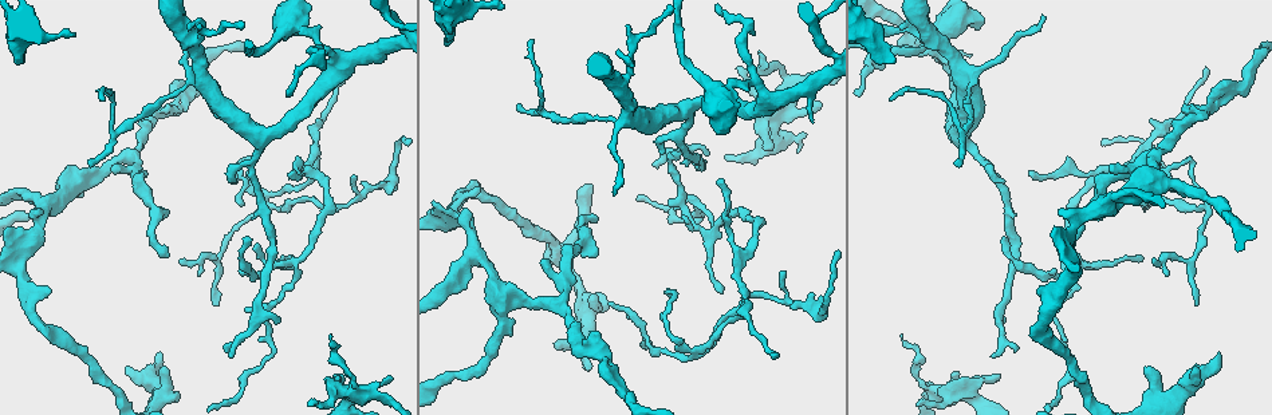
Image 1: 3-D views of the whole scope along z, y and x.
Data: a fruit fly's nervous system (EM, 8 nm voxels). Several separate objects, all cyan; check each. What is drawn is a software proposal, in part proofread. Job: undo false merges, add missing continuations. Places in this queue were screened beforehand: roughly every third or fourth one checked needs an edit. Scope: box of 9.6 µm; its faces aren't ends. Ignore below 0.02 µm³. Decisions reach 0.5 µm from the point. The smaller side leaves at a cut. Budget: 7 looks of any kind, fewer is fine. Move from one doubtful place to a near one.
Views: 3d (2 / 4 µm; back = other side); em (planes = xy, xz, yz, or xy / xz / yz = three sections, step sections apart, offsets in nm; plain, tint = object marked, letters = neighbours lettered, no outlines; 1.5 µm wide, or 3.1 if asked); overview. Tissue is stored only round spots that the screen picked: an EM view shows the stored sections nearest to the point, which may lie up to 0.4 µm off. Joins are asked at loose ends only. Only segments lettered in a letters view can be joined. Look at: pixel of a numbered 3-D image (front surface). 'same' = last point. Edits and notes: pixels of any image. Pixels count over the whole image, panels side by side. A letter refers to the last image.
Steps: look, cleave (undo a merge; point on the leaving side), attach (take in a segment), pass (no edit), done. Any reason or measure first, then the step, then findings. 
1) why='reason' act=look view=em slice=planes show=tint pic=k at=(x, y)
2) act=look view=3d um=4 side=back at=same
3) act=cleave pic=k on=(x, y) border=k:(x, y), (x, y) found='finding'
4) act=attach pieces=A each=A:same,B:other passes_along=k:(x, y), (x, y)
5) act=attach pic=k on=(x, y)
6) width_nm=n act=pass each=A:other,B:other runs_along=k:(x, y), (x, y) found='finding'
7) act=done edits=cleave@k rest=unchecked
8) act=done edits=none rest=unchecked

why='branch stops here' act=look view=em slice=planes show=letters pic=1 at=(335, 373)

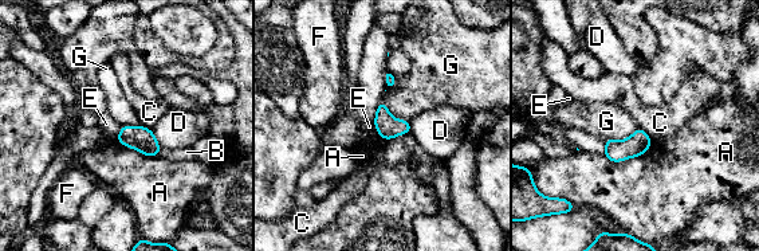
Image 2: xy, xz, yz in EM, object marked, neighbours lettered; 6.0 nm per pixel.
width_nm=140 act=pass each=A:other,B:other,C:other,D:other,E:other,F:other,G:other found='none of them fits'

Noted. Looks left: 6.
why='branch point' act=look view=em slice=planes show=letters pic=1 at=(299, 28)

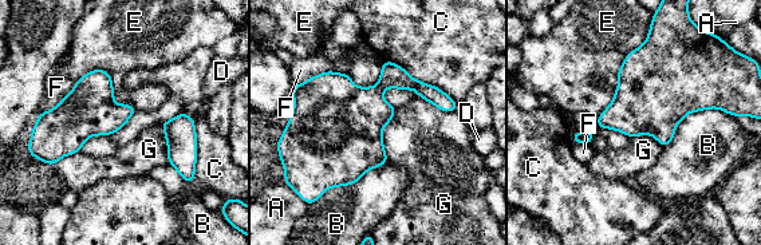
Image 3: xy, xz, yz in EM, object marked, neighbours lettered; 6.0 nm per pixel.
act=cleave pic=3 on=(353, 117) each=A:other,B:other,C:other,D:other,E:other,F:other,G:other border=3:(378, 83), (383, 89) found='two cells meet here'

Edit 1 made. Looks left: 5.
why='thin end' act=look view=3d um=2 pic=1 at=(1206, 69)

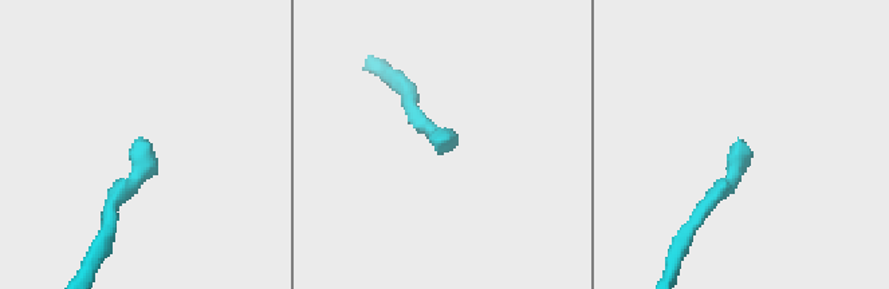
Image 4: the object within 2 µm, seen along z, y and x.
why='need the tissue' act=look view=em slice=yz step=8 show=letters pic=4 at=(446, 135)

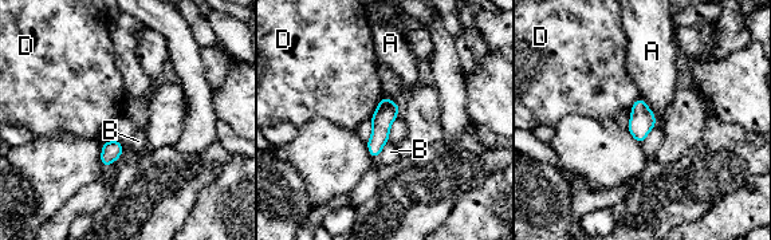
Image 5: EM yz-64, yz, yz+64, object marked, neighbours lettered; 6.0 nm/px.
act=look view=em slice=planes show=letters at=same

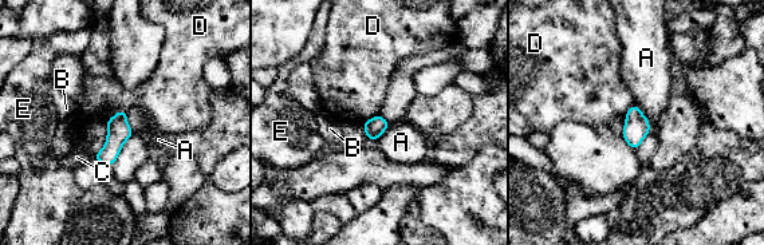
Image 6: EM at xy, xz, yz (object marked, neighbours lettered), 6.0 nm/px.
longest_contact=A:180nm act=pass each=A:other,B:other,C:other,D:other,E:other border=6:(126, 110), (118, 110), (106, 123) found='none of them fits'

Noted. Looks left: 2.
act=done edits=cleave@3 rest=unchecked

